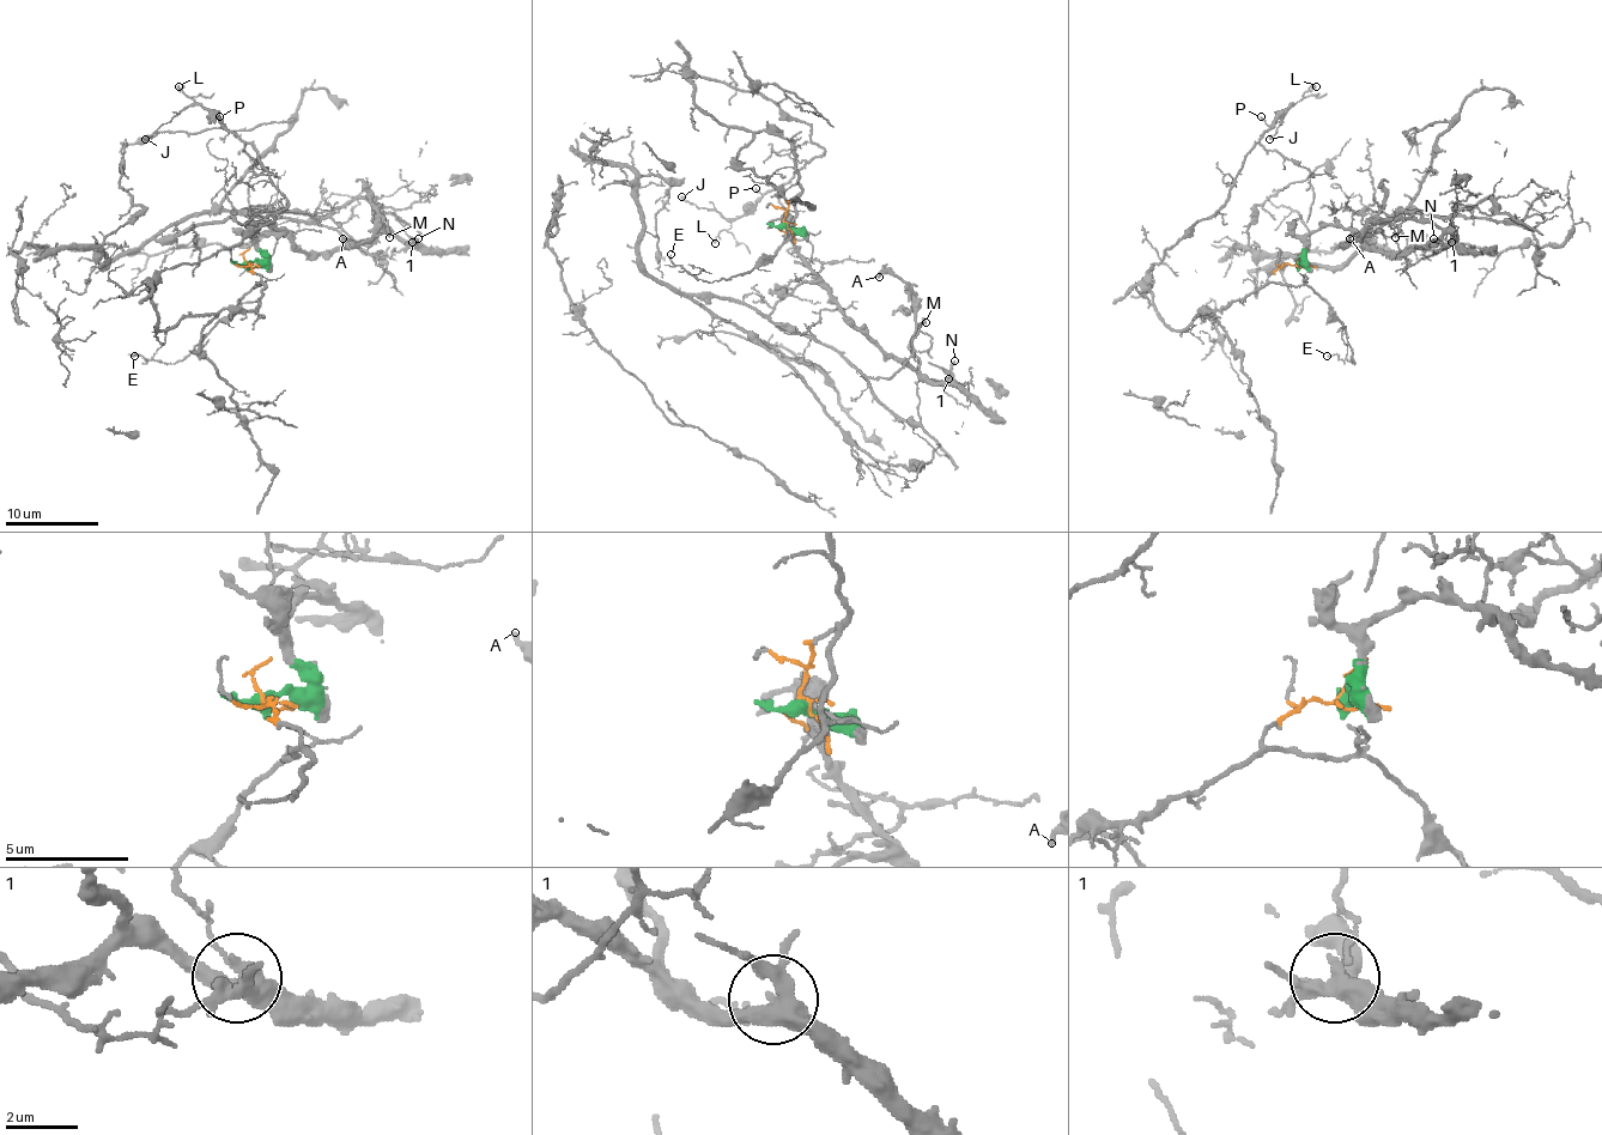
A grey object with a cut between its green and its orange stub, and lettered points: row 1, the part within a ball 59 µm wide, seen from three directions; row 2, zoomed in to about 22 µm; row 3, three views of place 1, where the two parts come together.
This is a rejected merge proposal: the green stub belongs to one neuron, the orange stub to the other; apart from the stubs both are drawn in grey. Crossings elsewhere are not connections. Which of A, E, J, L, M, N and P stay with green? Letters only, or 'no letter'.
A, M, N

